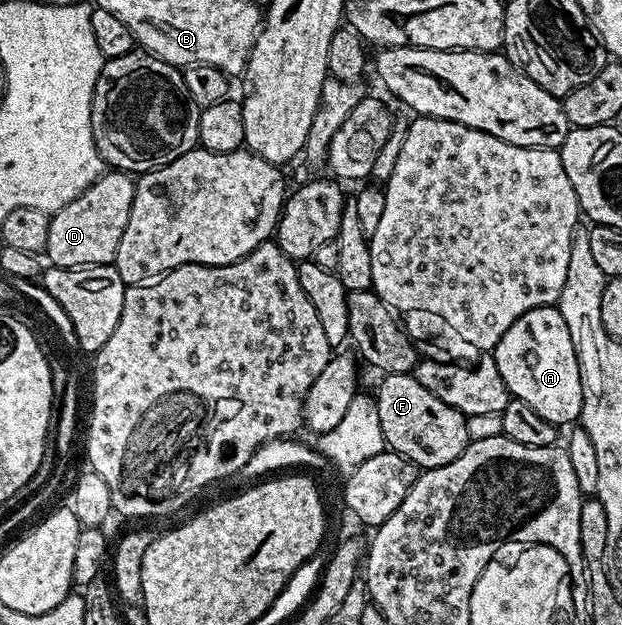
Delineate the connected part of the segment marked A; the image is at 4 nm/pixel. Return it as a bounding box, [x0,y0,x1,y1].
[493,305,583,427]

